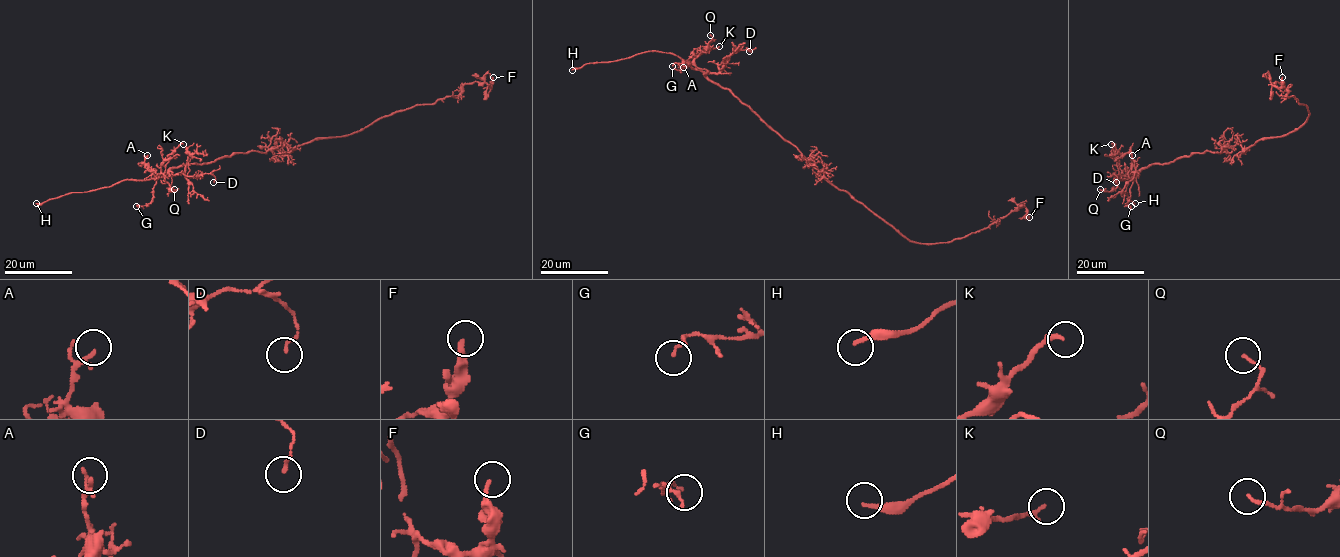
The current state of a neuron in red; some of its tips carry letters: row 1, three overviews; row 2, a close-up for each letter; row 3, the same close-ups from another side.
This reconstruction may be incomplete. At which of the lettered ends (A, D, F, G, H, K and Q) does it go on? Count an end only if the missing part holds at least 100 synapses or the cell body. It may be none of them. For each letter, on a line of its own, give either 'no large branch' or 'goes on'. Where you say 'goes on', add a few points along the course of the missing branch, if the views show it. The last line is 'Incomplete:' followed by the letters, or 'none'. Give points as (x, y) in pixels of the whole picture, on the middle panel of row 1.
A: no large branch
D: no large branch
F: no large branch
G: no large branch
H: goes on; missing branch runs (572, 70), (550, 84), (540, 84)
K: no large branch
Q: no large branch
Incomplete: H

